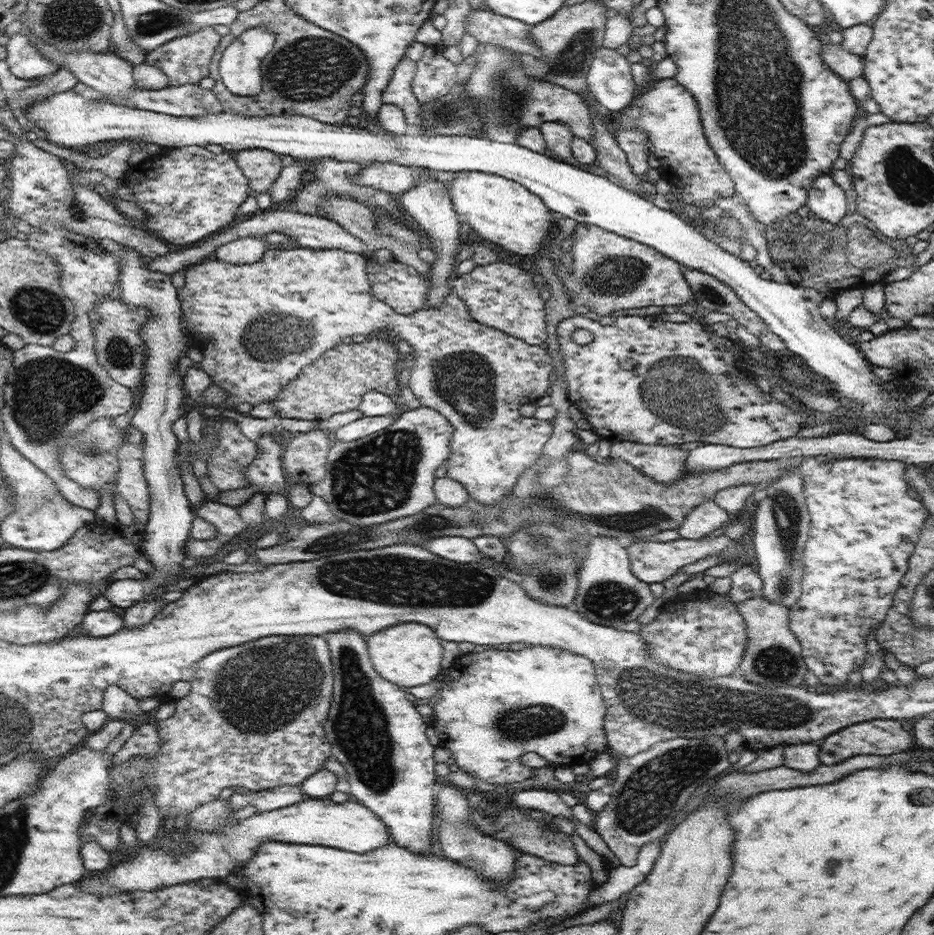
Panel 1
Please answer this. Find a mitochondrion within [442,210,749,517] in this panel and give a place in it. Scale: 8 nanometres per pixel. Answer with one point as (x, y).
(683, 394)

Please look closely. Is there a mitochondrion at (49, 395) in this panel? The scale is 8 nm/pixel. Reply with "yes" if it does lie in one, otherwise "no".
yes

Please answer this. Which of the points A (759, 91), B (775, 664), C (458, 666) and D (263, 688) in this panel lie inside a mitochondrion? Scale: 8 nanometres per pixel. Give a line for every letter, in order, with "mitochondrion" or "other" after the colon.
A: mitochondrion
B: mitochondrion
C: other
D: mitochondrion

